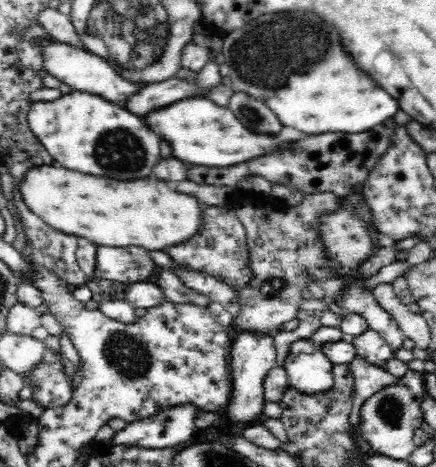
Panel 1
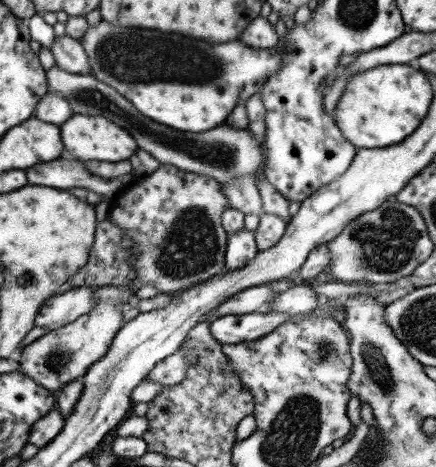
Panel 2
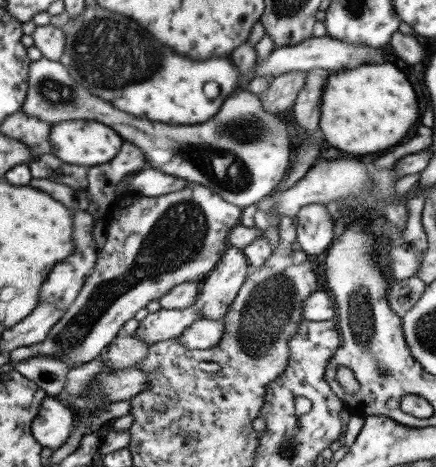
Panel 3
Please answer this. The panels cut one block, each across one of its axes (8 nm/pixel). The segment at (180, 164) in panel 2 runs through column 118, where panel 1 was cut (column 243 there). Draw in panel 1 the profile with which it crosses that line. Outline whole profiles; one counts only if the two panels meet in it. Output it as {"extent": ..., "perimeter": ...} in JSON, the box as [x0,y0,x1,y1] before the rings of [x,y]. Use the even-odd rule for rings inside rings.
{"extent":[228,92,282,134],"perimeter":[[[234,92],[228,106],[246,128],[252,132],[264,132],[264,134],[278,134],[282,130],[282,124],[274,116],[274,112],[264,106],[258,98],[248,96],[246,92]]]}

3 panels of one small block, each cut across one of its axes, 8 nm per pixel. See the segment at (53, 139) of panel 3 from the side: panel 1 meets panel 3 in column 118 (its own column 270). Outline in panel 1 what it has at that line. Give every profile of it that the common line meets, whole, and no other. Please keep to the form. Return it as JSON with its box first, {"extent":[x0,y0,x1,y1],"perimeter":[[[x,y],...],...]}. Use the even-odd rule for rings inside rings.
{"extent":[144,96,278,168],"perimeter":[[[204,96],[184,98],[176,104],[146,114],[144,120],[150,128],[154,128],[154,132],[162,140],[170,142],[174,158],[190,164],[204,164],[216,168],[240,164],[250,158],[268,154],[278,146],[278,136],[264,136],[264,134],[250,132],[236,120],[236,116],[228,108],[216,106],[212,100]]]}

